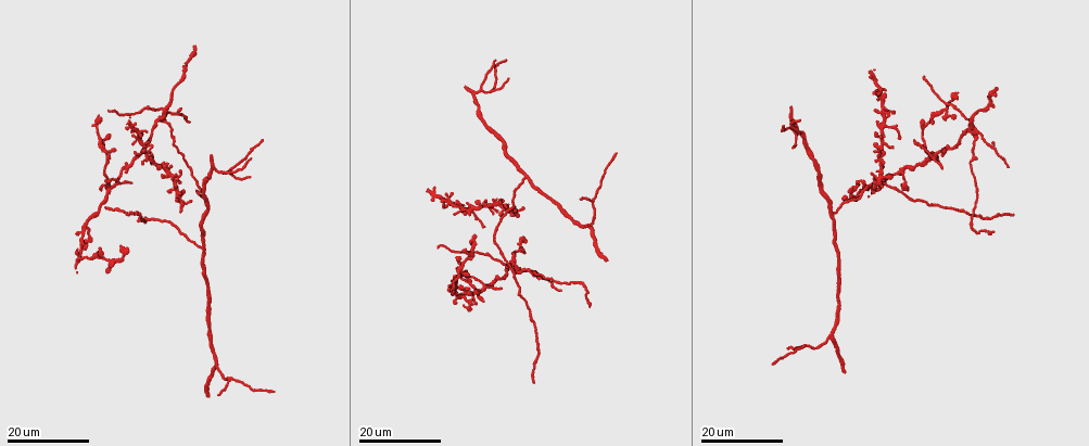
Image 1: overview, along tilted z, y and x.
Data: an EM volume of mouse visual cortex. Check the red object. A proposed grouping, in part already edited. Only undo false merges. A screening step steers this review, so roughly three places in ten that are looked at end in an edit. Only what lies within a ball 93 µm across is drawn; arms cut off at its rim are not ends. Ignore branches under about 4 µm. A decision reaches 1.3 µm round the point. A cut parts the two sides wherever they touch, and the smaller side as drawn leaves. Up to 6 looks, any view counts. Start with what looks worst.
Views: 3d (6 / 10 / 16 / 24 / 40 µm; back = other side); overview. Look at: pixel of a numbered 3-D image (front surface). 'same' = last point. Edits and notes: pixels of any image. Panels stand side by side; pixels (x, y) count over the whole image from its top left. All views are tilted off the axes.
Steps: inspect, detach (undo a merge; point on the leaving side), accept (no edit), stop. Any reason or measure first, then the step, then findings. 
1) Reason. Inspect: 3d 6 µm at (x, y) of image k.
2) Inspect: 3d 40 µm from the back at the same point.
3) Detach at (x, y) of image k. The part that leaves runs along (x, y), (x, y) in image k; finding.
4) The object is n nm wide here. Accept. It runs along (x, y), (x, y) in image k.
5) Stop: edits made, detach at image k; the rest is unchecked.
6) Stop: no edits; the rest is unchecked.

Looks like a crossing. Inspect: 3d 24 µm at (974, 132) of image 1.

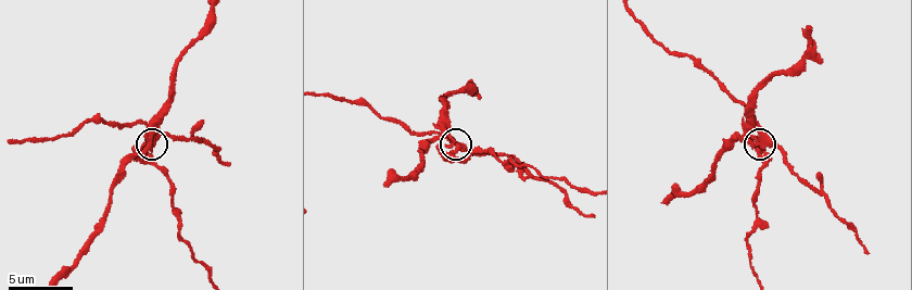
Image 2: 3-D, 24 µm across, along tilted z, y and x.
Zoom in. Inspect: 3d 6 µm at (458, 148) of image 2.

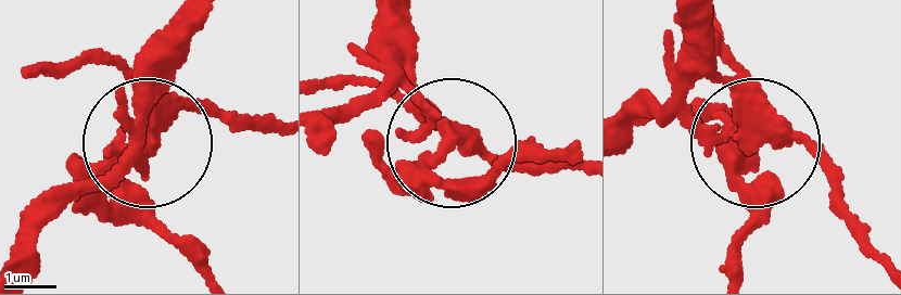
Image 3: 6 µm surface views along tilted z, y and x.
The object is 250 nm wide here. Detach at (143, 114) of image 3. The part that leaves runs along (737, 114), (695, 128), (657, 106), (632, 132) in image 3; a second neuron is stuck on.

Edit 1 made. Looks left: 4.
Inspect: overview.

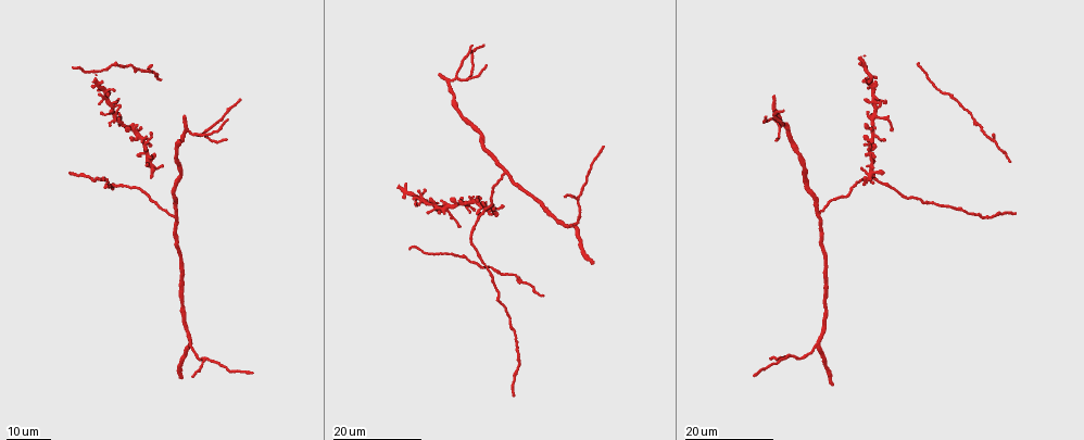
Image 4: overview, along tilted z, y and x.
A fork. Inspect: 3d 16 µm at (191, 344) of image 4.

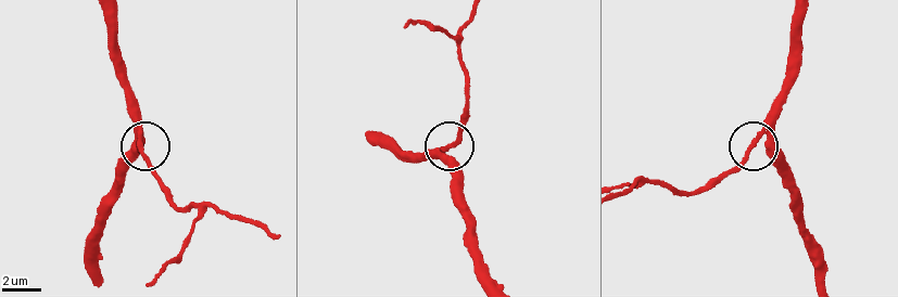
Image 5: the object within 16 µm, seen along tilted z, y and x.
Closer look. Inspect: 3d 6 µm at (763, 134) of image 5.

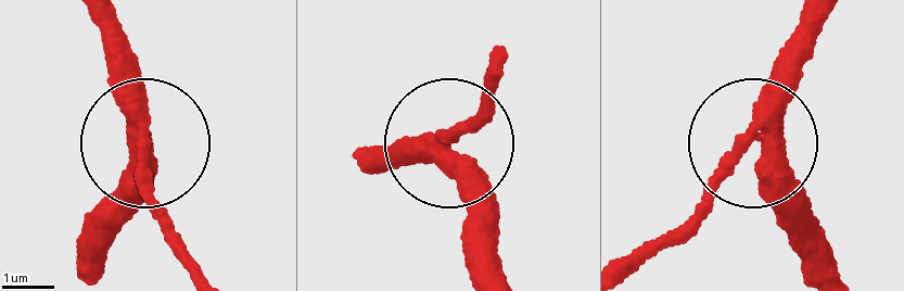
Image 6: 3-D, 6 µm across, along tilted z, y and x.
3 arms meet here. Accept. All the same neuron.

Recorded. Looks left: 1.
Stop: edits made, detach at image 3; the rest is unchecked.

